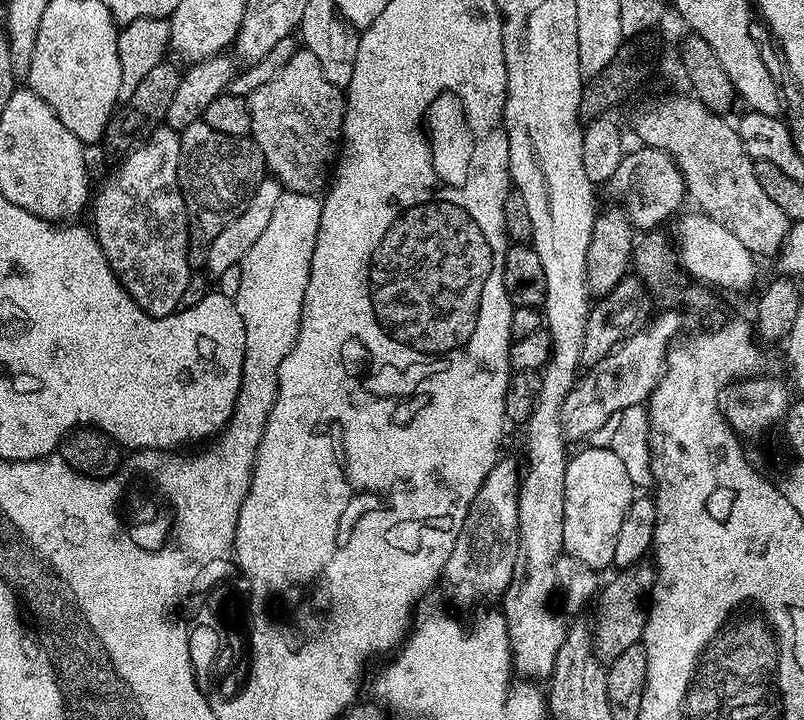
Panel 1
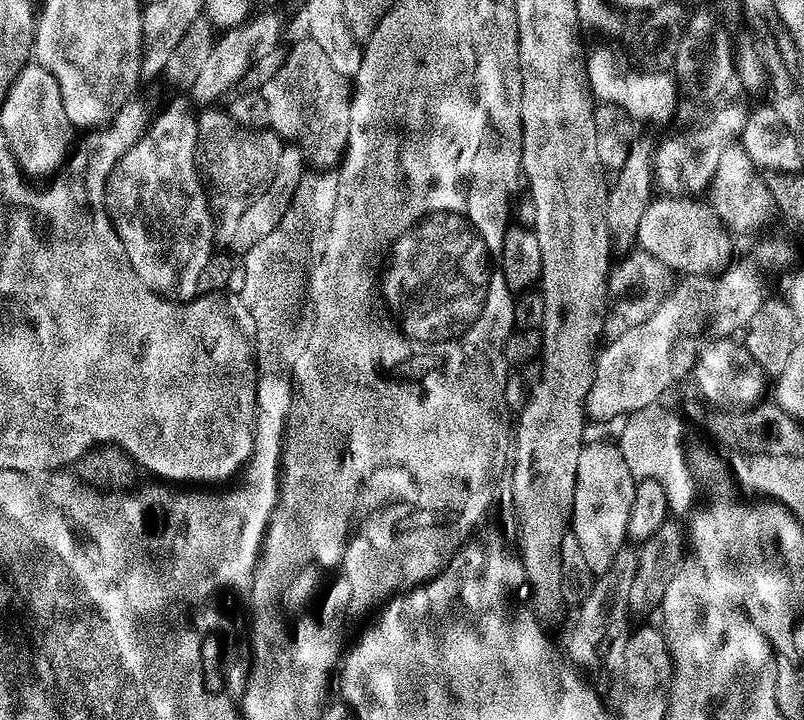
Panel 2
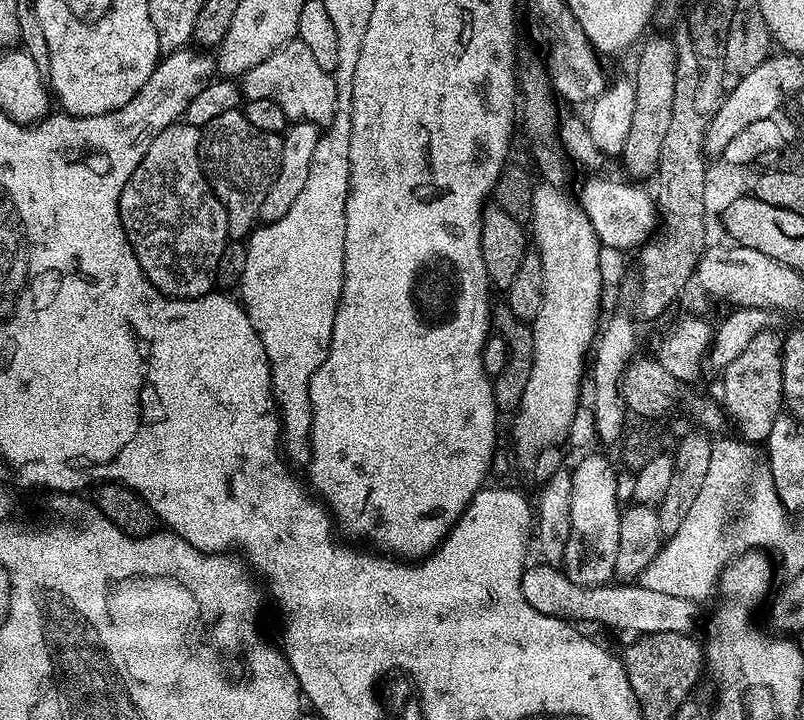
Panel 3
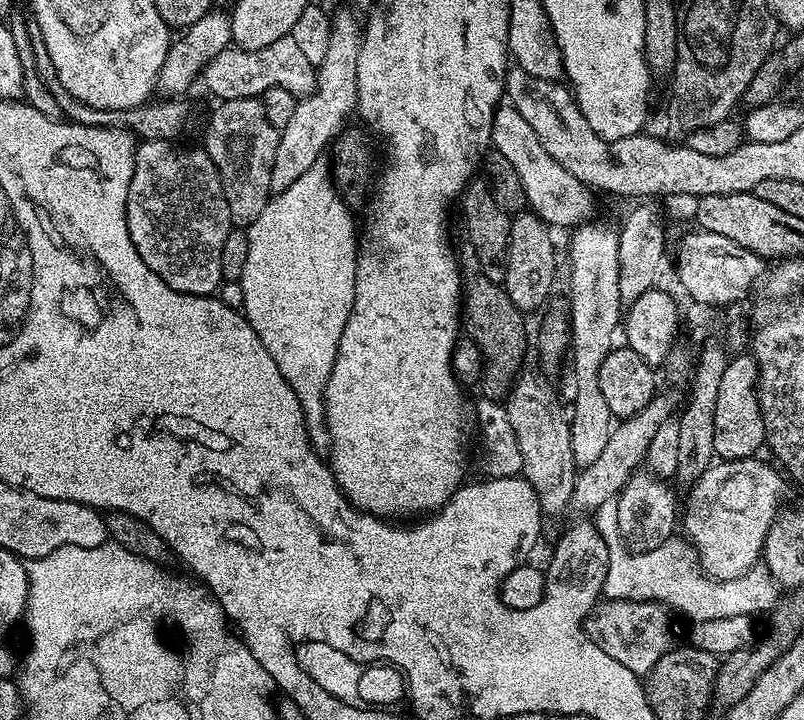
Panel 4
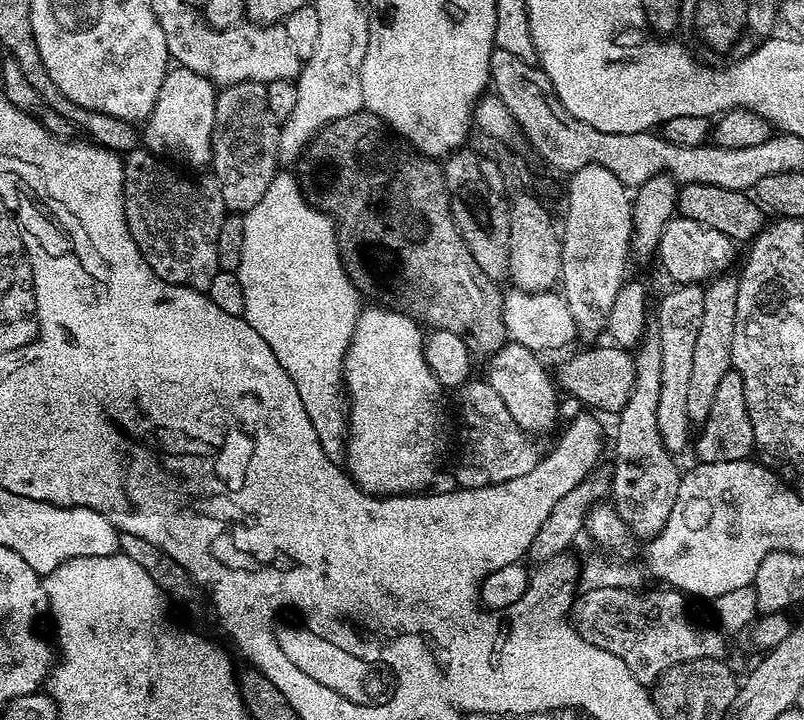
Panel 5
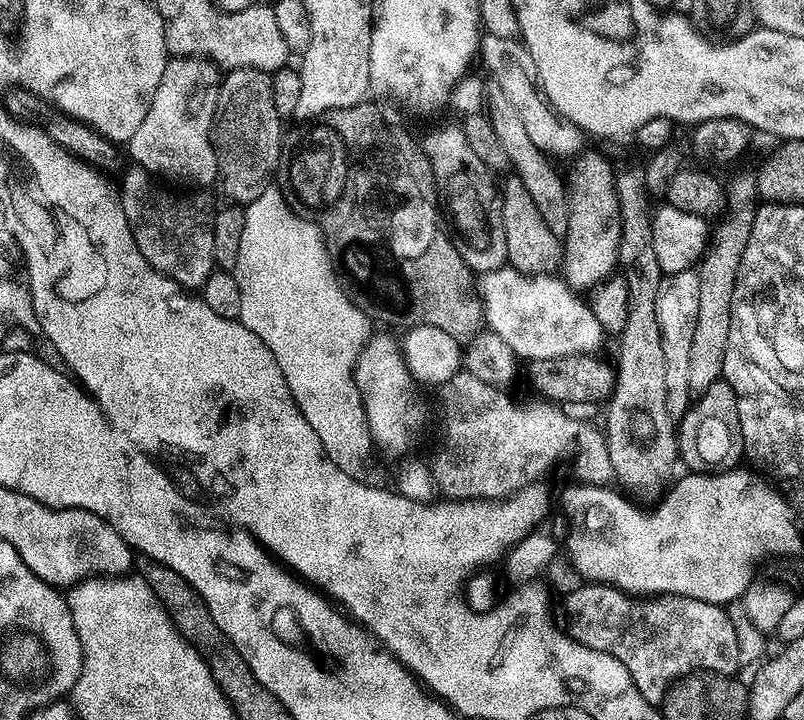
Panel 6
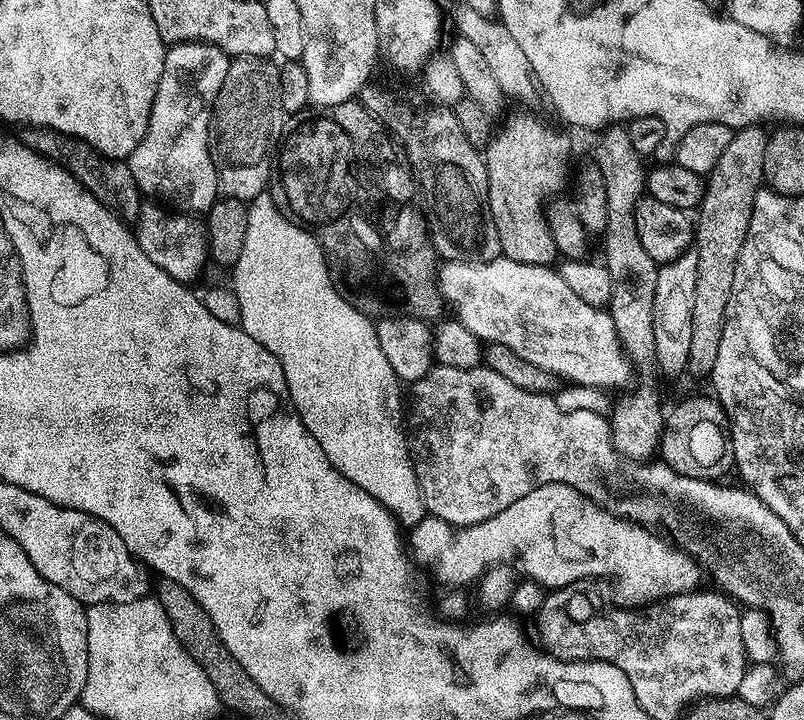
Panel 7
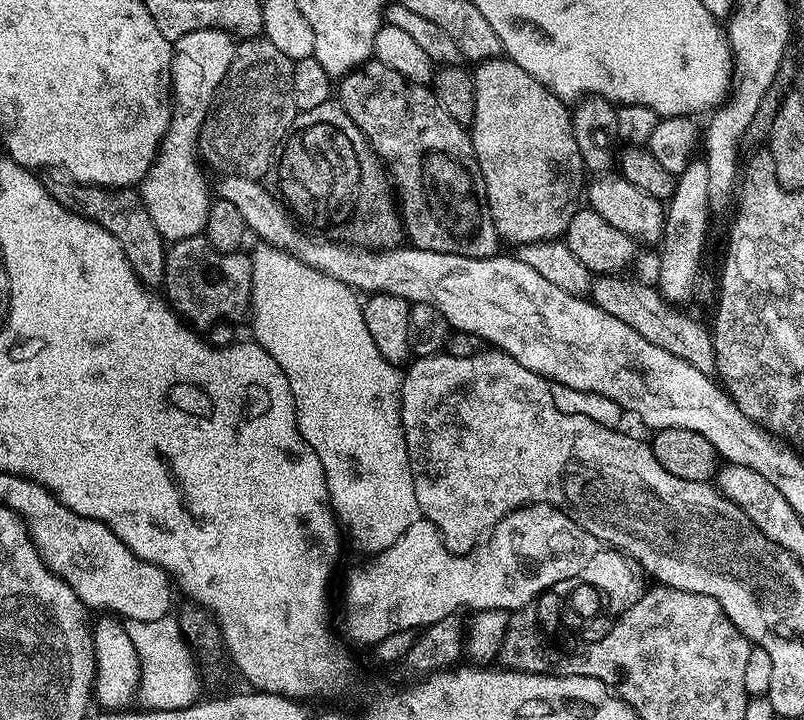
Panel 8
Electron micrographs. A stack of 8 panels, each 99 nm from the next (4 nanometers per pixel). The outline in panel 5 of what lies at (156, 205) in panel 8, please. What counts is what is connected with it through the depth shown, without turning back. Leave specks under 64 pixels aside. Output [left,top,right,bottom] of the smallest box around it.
[142,66,218,170]

